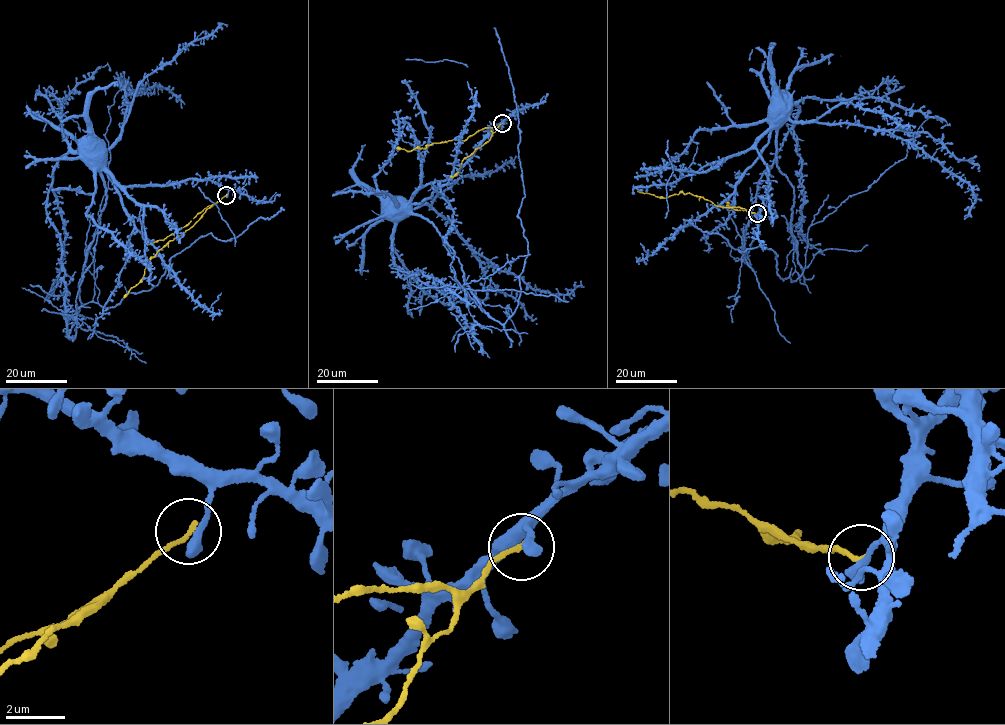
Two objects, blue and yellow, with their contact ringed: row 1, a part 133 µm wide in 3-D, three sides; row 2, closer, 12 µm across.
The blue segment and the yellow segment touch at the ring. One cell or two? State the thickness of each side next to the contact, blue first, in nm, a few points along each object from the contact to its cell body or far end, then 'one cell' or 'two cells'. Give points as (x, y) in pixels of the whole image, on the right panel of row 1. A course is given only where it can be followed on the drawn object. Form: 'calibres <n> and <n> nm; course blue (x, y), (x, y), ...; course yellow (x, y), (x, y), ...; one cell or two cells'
calibres 420 and 160 nm; course blue (756, 214), (768, 185), (755, 149), (773, 128), (797, 278), (780, 278), (776, 252), (683, 218); course yellow (757, 214), (739, 206), (717, 206), (689, 192), (665, 198), (638, 190); two cells

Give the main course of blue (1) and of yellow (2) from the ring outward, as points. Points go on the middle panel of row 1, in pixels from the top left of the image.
1: (502, 123), (410, 206), (503, 323), (528, 243), (516, 103), (493, 27)
2: (502, 123), (495, 128), (477, 131), (464, 140), (433, 143), (407, 151), (396, 148)

